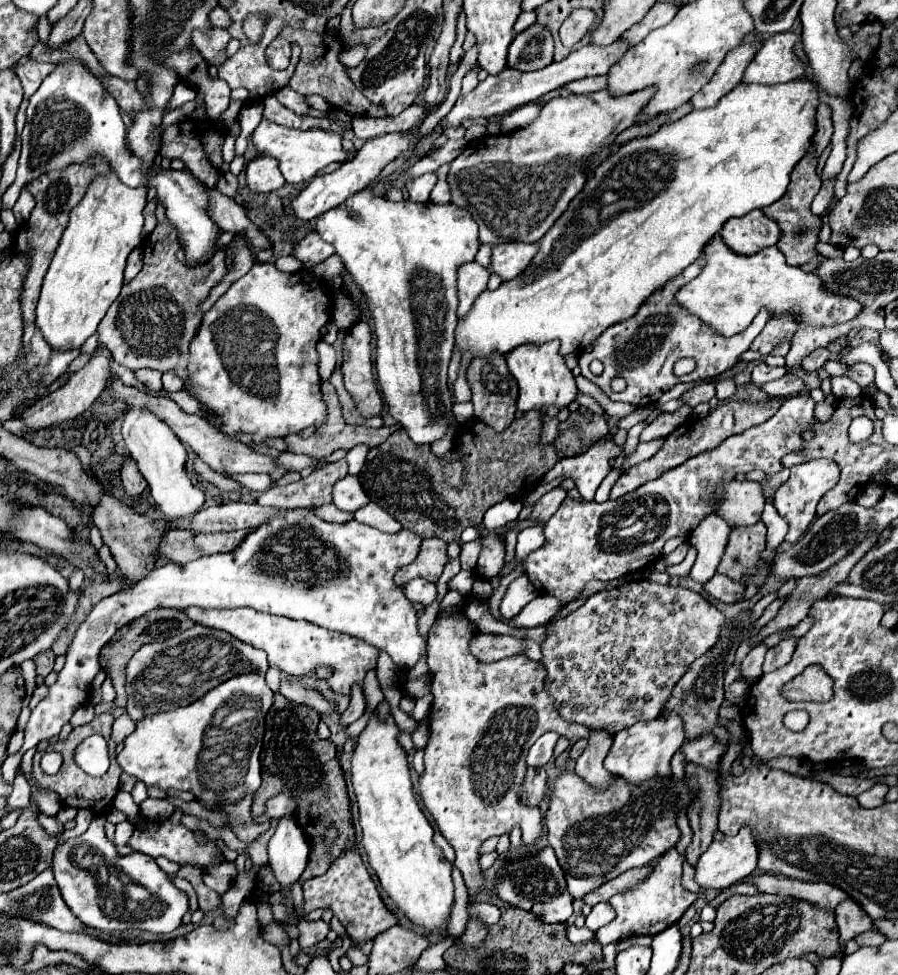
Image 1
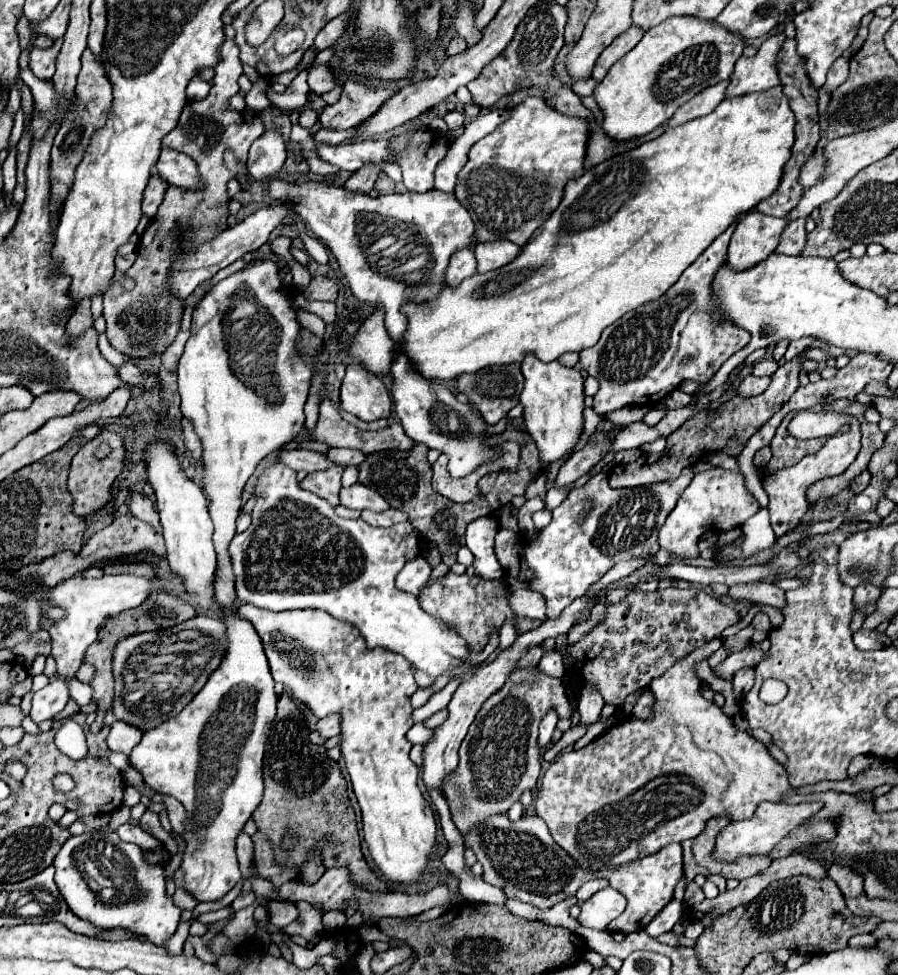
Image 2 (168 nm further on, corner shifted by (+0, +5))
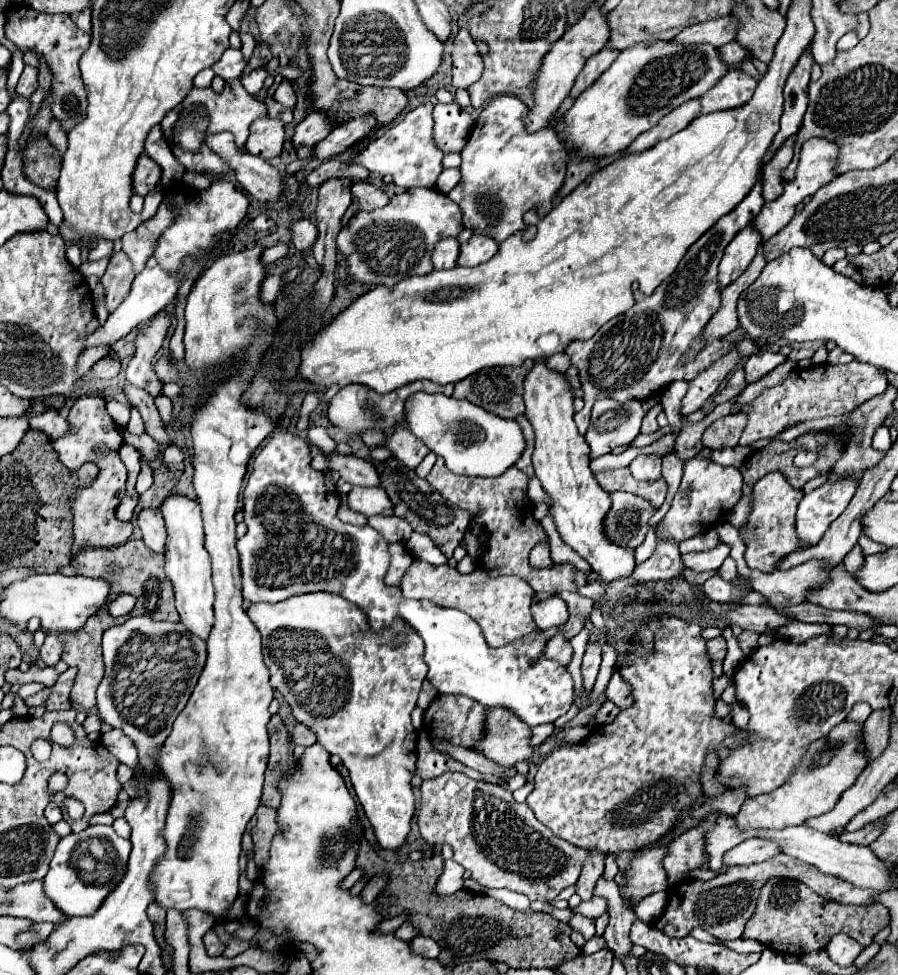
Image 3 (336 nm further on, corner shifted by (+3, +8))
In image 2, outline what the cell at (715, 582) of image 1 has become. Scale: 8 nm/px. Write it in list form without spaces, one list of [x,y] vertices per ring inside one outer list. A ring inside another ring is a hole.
[[[767,581],[733,585],[733,587],[729,587],[729,597],[731,599],[747,599],[751,603],[763,603],[763,605],[771,605],[777,609],[783,609],[783,603],[785,603],[785,591]]]

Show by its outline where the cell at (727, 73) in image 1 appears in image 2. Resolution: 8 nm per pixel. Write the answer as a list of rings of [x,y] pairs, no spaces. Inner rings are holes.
[[[729,79],[719,81],[717,85],[711,85],[711,87],[703,89],[699,95],[695,95],[691,101],[687,101],[685,105],[681,105],[675,111],[675,115],[669,121],[669,127],[675,127],[675,125],[687,123],[687,121],[691,121],[695,117],[701,117],[701,115],[711,113],[725,99],[727,85],[729,85]]]

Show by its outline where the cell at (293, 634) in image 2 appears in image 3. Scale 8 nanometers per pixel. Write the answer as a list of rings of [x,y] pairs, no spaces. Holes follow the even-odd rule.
[[[328,592],[292,596],[276,604],[256,602],[248,608],[248,616],[262,634],[264,662],[270,670],[272,688],[290,704],[296,722],[306,724],[316,734],[320,746],[342,758],[380,846],[390,850],[402,846],[414,816],[410,780],[416,770],[416,730],[410,722],[410,714],[416,708],[416,698],[428,672],[422,638],[400,618],[394,620],[392,628],[374,632],[364,610]],[[398,636],[406,636],[408,644],[398,646]]]

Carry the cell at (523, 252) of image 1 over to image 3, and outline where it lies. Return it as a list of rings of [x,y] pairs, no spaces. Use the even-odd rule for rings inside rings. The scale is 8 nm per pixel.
[[[472,236],[468,242],[460,244],[458,266],[476,266],[490,260],[498,248],[498,242],[488,236]]]

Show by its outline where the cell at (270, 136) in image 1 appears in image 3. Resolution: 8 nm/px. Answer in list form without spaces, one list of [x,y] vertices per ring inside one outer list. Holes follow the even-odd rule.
[[[426,102],[414,110],[410,110],[404,120],[392,128],[388,128],[380,138],[370,140],[364,148],[354,150],[350,154],[354,164],[366,166],[372,174],[390,174],[394,184],[408,190],[416,186],[434,188],[436,180],[442,172],[442,156],[432,140],[432,104]]]

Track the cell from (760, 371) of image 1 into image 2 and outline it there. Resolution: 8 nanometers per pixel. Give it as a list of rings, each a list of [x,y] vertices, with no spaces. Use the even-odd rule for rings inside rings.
[[[761,359],[753,367],[753,375],[773,375],[777,371],[777,367],[779,367],[777,361],[773,361],[773,359]]]

